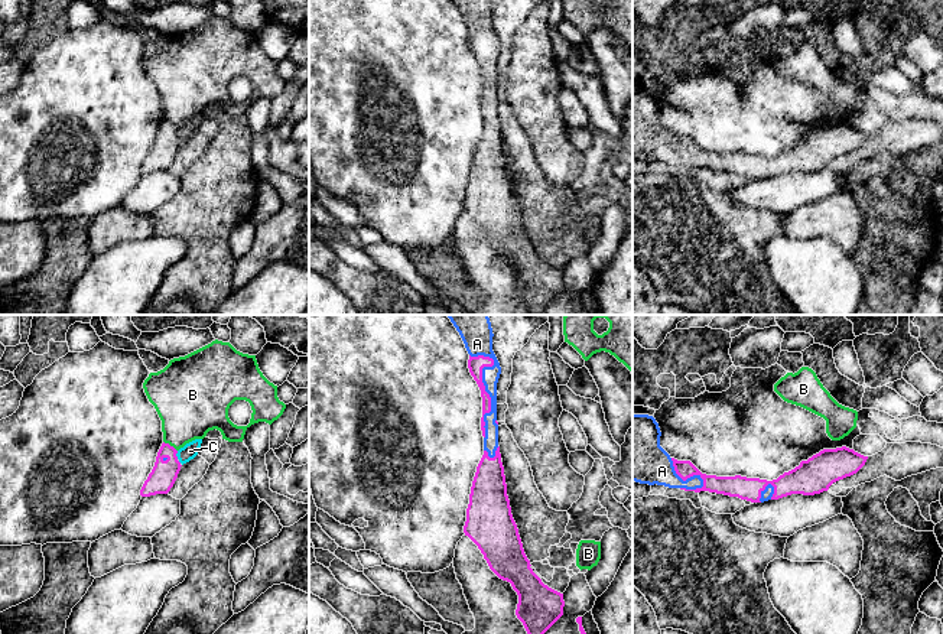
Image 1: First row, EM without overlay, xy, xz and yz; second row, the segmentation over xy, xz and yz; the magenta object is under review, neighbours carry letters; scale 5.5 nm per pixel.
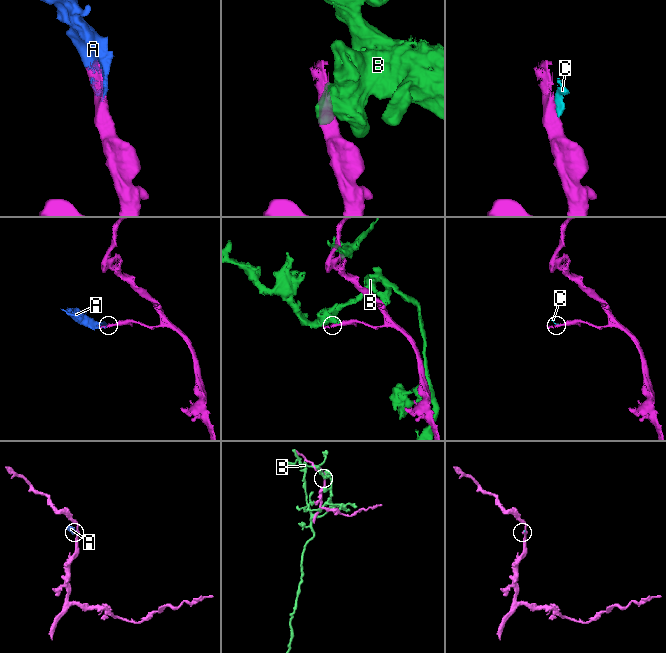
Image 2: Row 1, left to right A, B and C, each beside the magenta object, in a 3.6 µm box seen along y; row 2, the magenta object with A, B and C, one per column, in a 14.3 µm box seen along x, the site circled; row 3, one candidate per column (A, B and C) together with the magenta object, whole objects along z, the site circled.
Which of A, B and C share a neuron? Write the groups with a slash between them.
A / B / C

